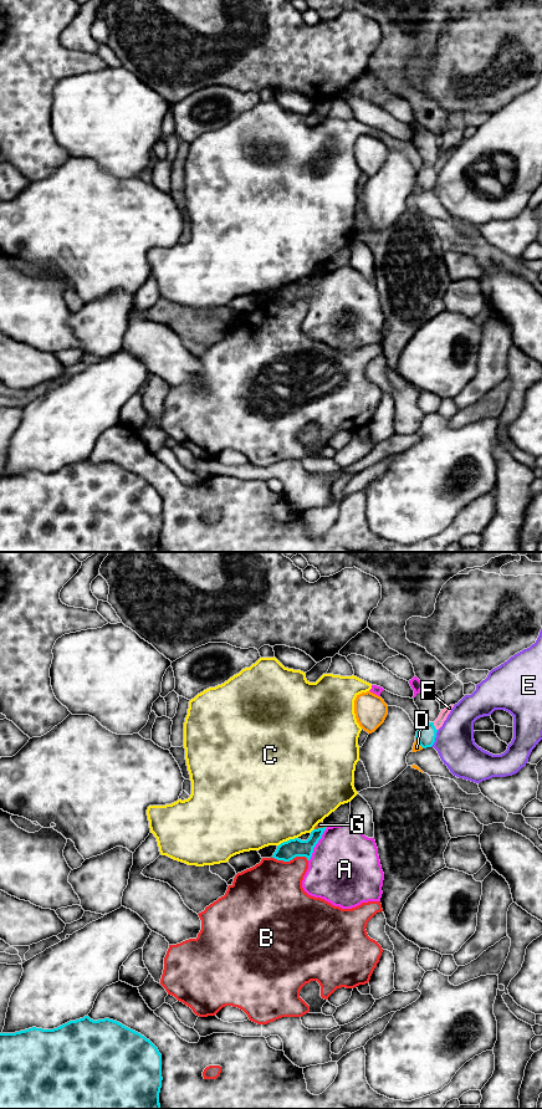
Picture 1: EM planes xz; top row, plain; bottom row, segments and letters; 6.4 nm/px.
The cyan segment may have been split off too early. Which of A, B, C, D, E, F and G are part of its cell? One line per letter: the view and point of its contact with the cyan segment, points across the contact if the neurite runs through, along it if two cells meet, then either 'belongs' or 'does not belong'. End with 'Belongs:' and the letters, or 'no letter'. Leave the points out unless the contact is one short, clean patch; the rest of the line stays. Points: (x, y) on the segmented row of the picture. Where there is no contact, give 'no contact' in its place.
A: xz (316, 843) | does not belong
B: xz (290, 859) | does not belong
C: xz (287, 841) | does not belong
D: xz (418, 741) | does not belong
E: xz (434, 739) | does not belong
F: xz (434, 726) | does not belong
G: xz (318, 828) | along xz (323, 826), (315, 829) | does not belong
Belongs: no letter

